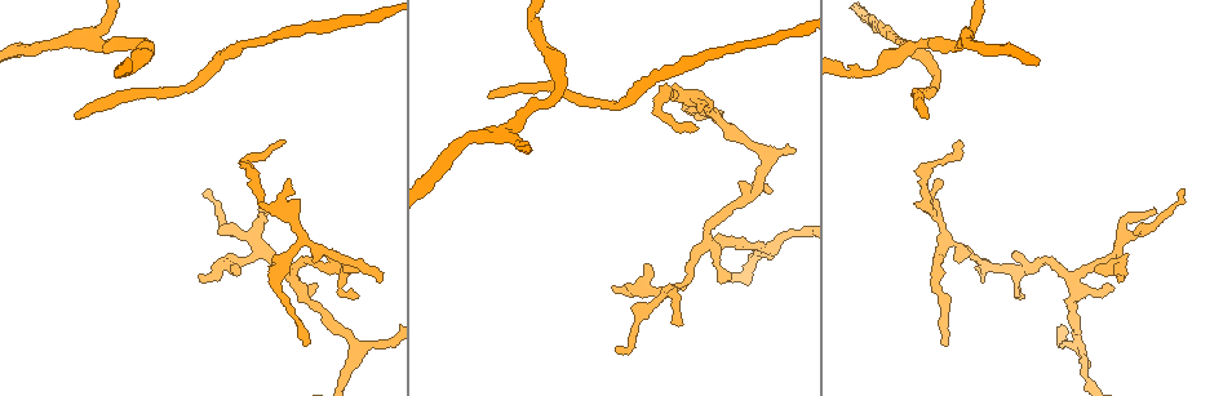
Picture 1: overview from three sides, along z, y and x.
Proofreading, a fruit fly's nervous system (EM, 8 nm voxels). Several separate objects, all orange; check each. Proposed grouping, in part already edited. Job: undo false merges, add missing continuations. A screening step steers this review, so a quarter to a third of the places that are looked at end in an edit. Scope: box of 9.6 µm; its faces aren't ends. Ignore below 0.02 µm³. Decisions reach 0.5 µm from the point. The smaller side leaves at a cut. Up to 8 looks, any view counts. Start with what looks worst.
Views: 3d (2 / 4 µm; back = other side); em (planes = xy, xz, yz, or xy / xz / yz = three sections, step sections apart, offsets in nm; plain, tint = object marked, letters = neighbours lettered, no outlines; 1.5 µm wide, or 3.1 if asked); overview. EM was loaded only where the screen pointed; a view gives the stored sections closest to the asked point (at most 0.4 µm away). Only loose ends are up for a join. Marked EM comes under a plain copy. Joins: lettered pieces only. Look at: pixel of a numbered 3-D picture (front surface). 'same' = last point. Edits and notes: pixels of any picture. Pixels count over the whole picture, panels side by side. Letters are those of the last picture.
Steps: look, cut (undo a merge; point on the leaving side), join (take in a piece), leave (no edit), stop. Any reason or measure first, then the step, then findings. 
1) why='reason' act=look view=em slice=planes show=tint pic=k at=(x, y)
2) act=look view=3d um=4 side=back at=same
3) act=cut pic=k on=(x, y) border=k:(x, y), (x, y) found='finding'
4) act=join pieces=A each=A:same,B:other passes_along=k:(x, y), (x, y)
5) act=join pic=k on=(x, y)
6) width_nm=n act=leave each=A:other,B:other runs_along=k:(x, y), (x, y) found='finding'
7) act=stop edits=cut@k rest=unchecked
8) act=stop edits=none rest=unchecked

why='an open end' act=look view=em slice=xz step=8 show=letters pic=1 at=(619, 350)

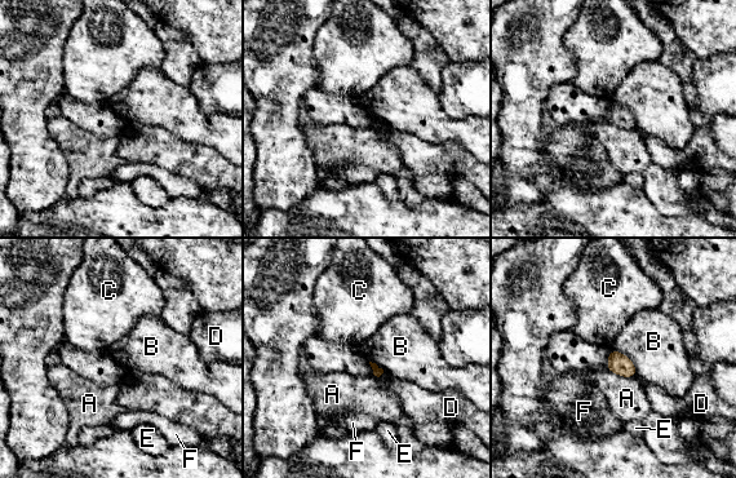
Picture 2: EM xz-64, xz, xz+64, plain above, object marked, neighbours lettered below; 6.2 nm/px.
act=look view=em slice=planes show=letters at=same

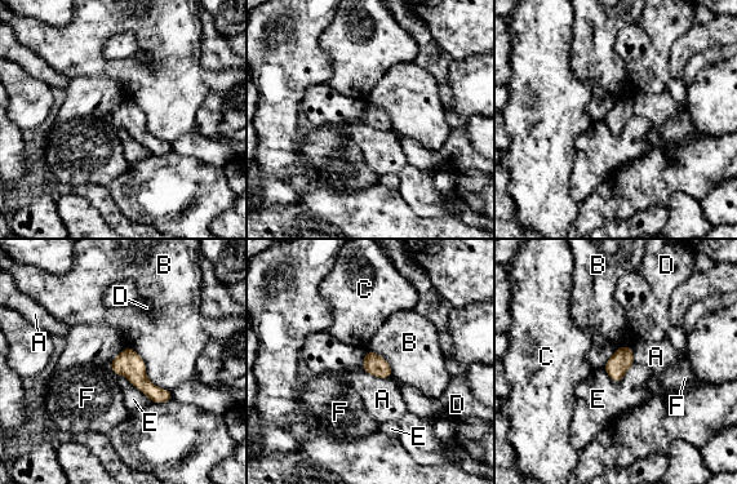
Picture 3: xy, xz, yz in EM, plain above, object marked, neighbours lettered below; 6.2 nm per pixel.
longest_contact=B:400nm act=leave each=A:other,B:other,C:other,D:other,E:other,F:other found='no lettered piece goes on from it'

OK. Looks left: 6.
why='an open end' act=look view=3d um=4 pic=1 at=(696, 130)

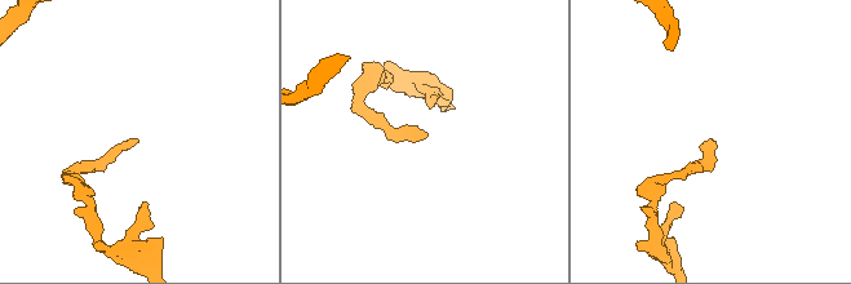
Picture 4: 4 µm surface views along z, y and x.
why='now the EM' act=look view=em slice=planes show=letters pic=4 at=(709, 141)

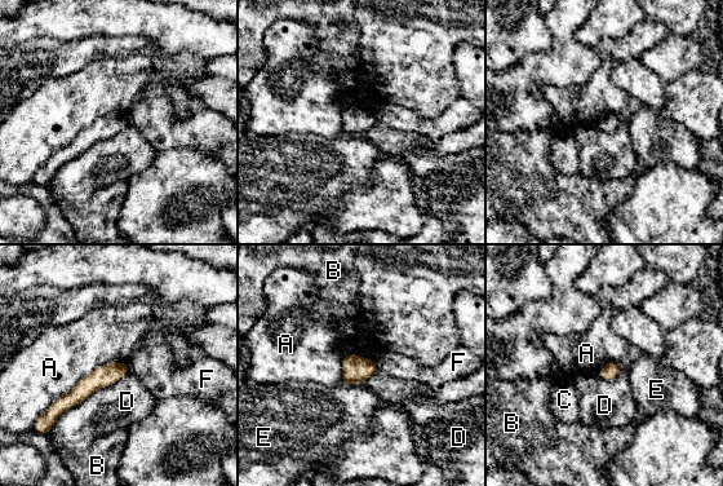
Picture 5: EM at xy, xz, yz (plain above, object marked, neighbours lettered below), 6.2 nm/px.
width_nm=100 act=leave each=A:other,B:other,C:other,D:other,E:other,F:other found='none of them fits'

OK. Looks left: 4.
why='thin end' act=look view=3d um=2 pic=1 at=(980, 280)

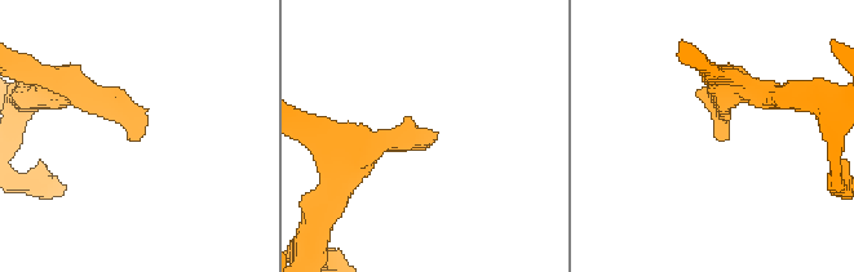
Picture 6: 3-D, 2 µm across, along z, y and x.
why='now the EM' act=look view=em slice=planes show=letters pic=6 at=(432, 136)

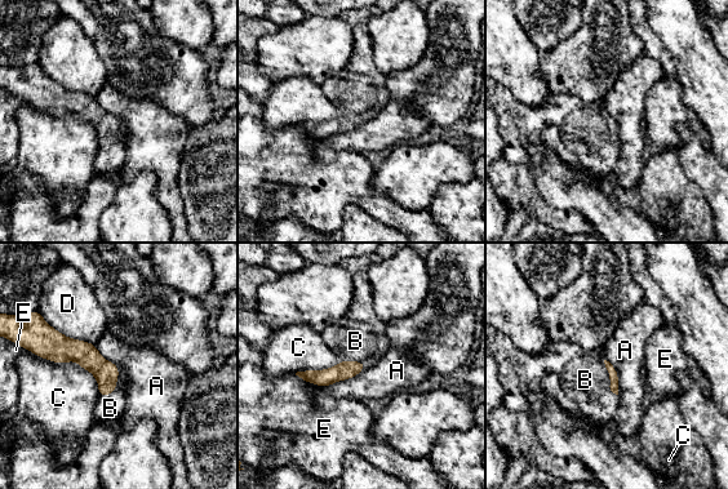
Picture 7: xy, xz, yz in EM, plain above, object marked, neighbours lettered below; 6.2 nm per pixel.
act=join pieces=B each=A:other,B:same,C:other,D:other,E:other passes_along=7:(613, 376), (609, 378), (585, 379) found='the neuron continues'

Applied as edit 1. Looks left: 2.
act=stop edits=join@7 rest=unchecked

